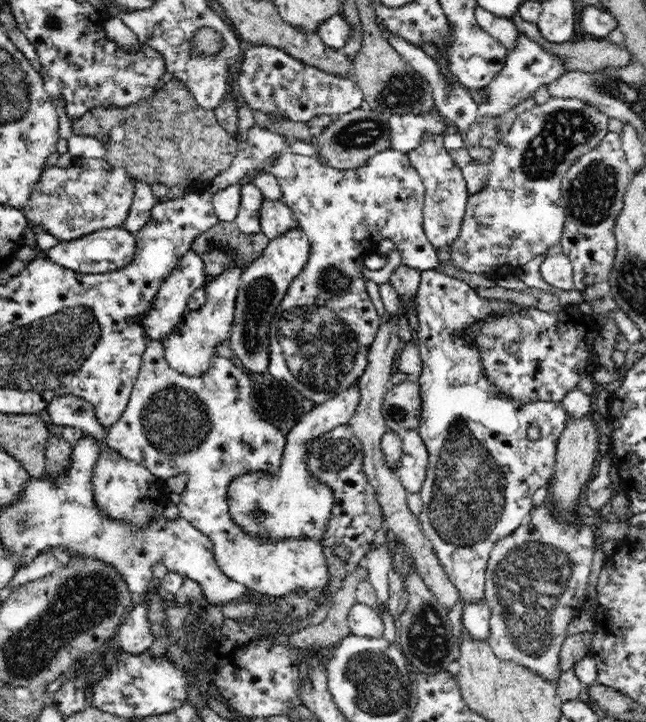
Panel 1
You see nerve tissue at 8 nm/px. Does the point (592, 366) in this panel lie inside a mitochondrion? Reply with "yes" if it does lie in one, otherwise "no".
no

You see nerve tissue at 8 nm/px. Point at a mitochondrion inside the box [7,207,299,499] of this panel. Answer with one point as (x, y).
(175, 421)

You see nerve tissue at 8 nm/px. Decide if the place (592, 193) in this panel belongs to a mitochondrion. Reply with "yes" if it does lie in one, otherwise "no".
yes

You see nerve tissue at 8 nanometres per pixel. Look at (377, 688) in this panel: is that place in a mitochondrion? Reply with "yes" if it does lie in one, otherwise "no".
yes

